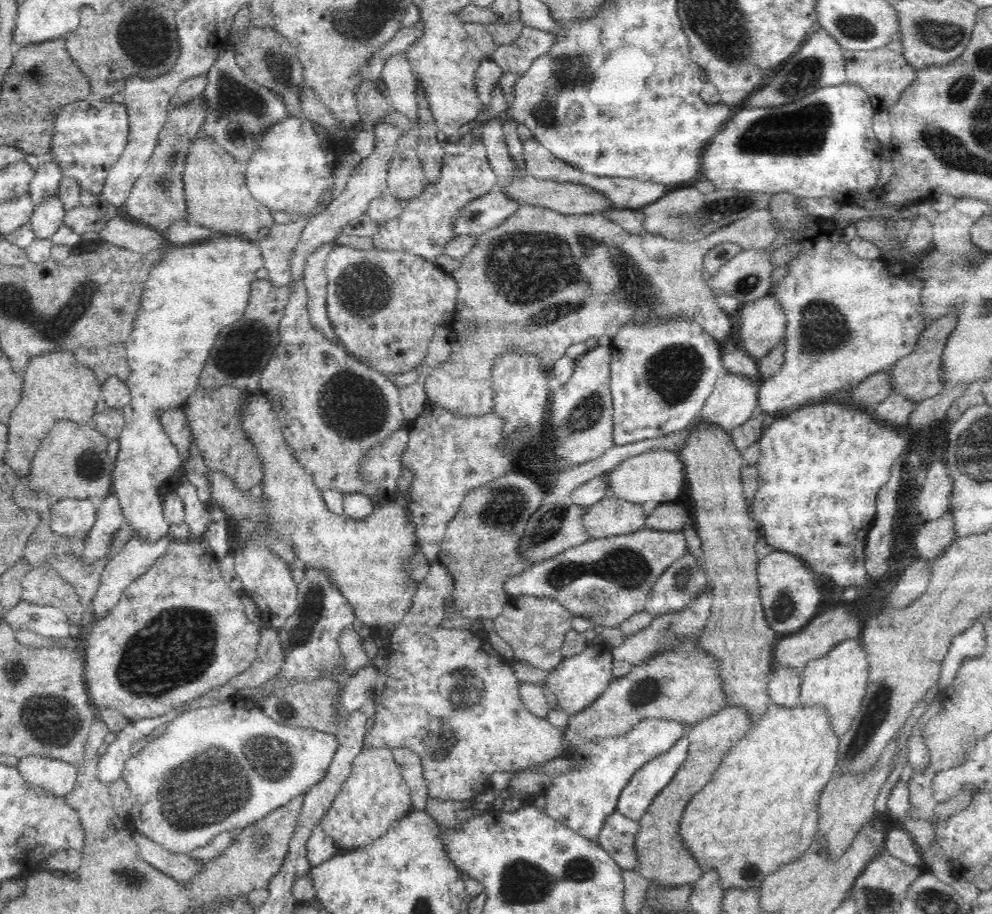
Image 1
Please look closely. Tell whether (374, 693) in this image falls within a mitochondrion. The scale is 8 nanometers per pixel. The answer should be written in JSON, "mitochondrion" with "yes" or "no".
{"mitochondrion":"no"}

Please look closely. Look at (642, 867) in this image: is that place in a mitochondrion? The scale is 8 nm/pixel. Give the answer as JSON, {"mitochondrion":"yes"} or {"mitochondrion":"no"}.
{"mitochondrion":"no"}

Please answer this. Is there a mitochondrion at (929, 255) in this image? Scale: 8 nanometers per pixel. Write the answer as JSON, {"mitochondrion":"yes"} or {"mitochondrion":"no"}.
{"mitochondrion":"no"}

